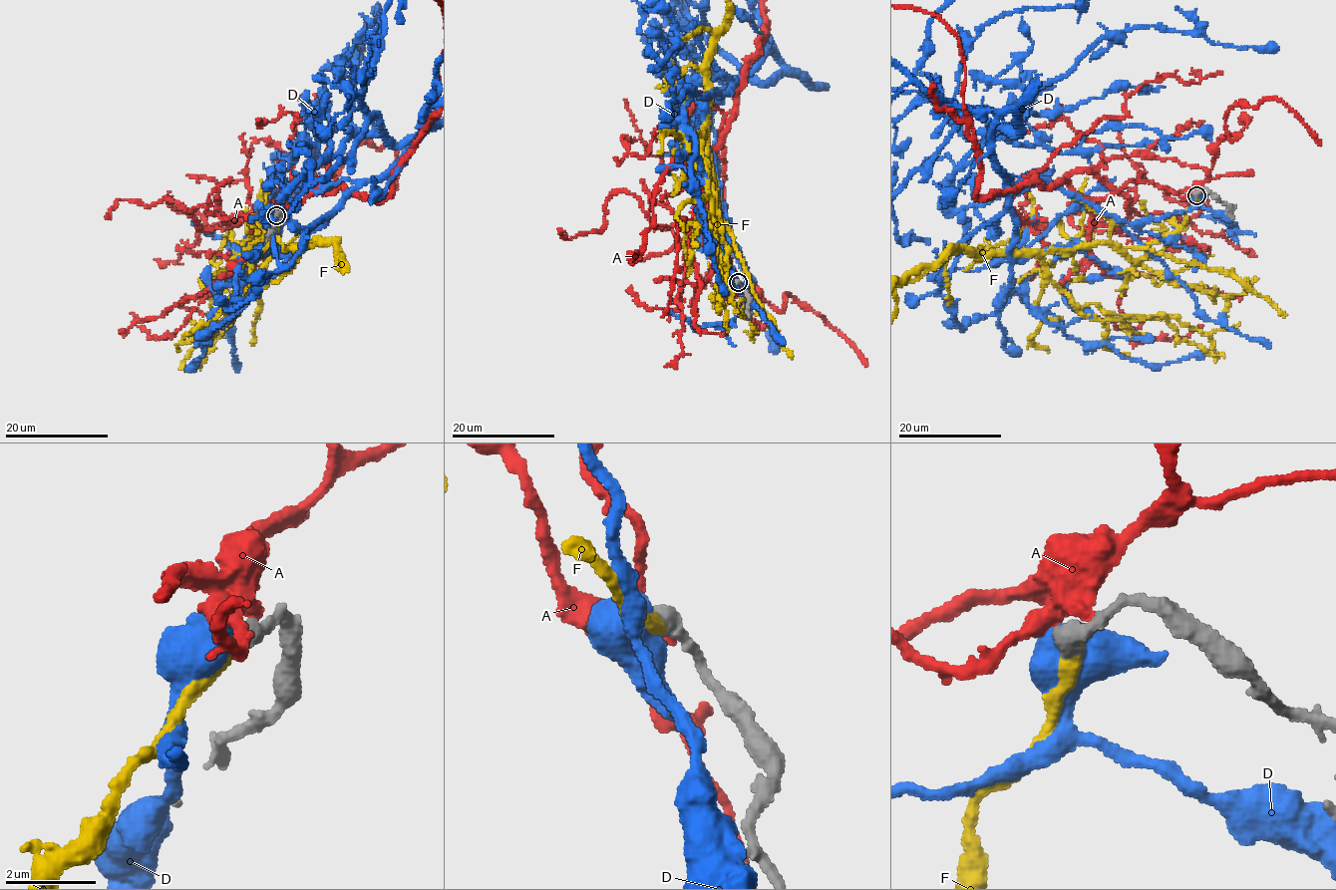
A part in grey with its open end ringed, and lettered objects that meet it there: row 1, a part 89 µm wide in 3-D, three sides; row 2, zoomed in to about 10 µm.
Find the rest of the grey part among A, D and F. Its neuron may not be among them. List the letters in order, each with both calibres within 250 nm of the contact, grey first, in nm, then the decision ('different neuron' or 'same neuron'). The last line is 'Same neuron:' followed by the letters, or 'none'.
A: calibres 500 and 500 nm; different neuron
D: calibres 480 and 1000 nm; different neuron
F: calibres 480 and 360 nm; same neuron
Same neuron: F

